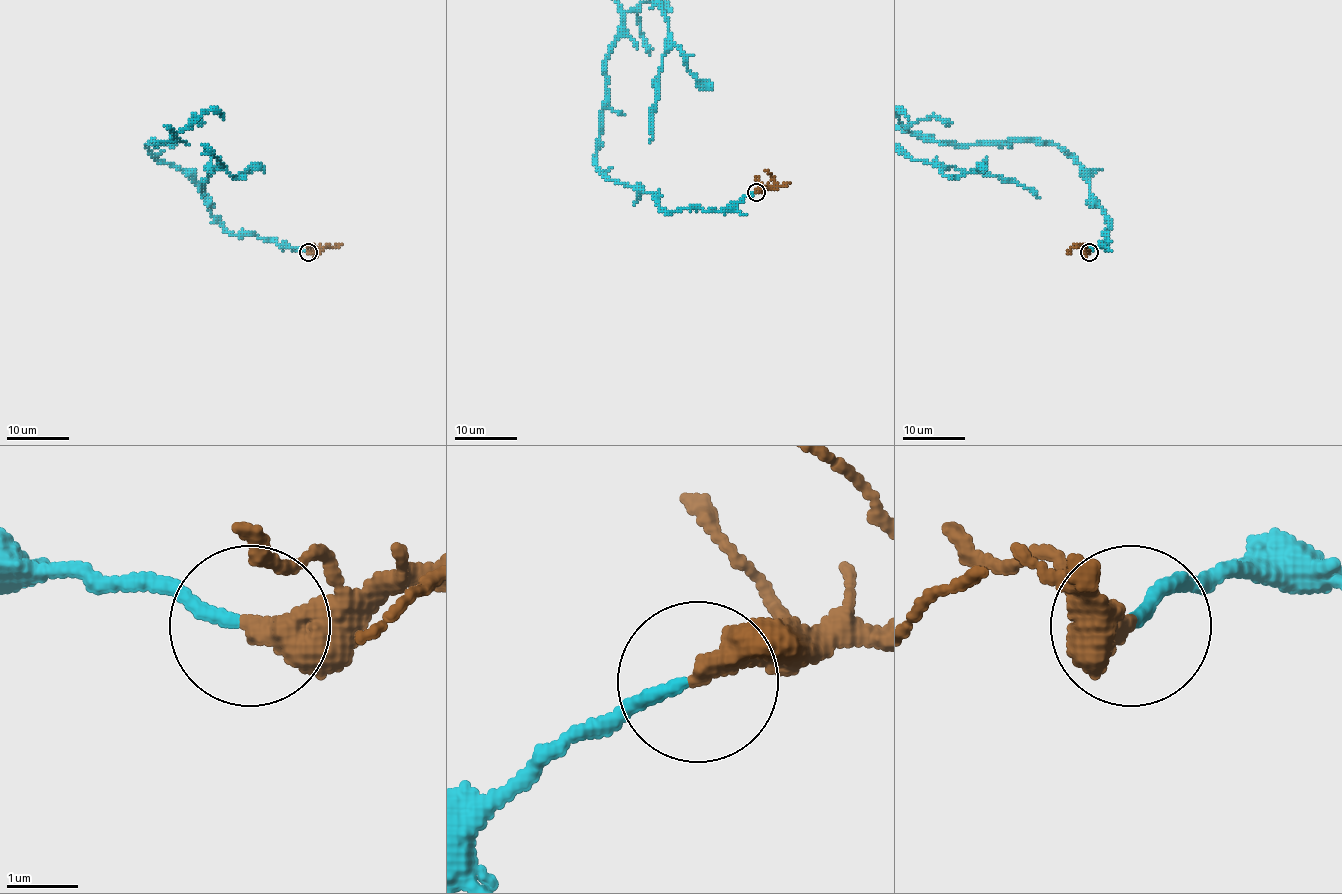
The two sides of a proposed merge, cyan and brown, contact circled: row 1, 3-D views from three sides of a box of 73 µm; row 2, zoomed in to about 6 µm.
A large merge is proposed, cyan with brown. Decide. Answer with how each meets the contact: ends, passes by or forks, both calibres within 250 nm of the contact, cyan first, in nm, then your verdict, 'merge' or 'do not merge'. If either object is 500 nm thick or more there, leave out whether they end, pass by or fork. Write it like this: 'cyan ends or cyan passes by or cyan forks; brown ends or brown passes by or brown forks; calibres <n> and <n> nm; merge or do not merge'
cyan ends; brown ends; calibres 170 and 420 nm; merge

